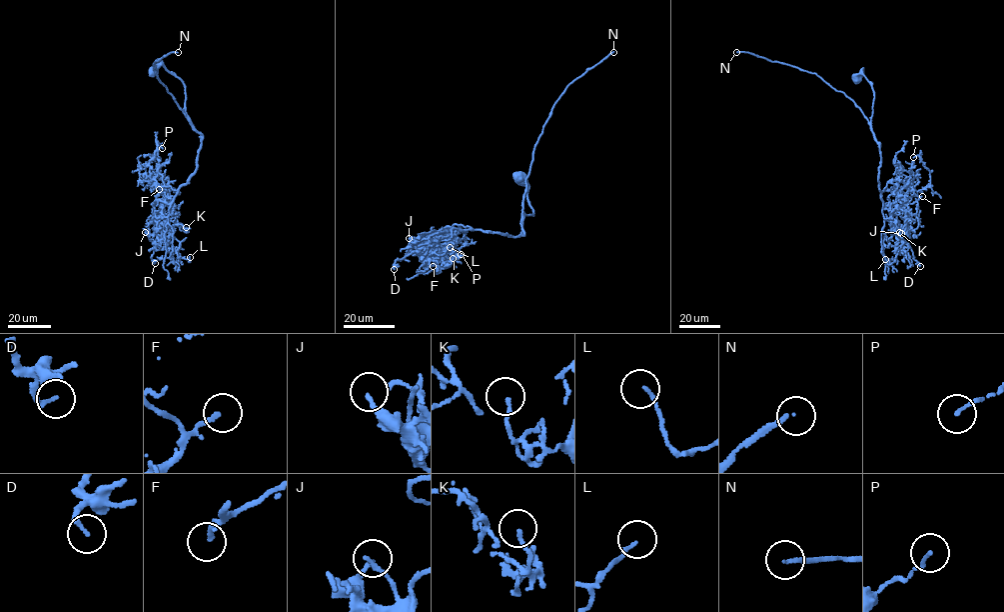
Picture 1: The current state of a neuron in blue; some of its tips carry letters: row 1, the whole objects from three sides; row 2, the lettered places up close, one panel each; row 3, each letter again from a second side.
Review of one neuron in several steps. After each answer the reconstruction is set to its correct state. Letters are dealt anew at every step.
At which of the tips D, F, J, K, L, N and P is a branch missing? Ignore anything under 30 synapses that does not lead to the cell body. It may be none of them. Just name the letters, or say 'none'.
F, N

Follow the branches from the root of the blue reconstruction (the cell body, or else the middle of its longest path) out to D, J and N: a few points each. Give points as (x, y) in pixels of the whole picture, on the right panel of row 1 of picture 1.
D: (855, 80), (864, 75), (874, 92), (871, 125), (880, 145), (883, 218), (920, 266)
J: (855, 80), (859, 74), (864, 75), (873, 91), (871, 125), (880, 145), (882, 212), (897, 237), (901, 233)
N: (855, 80), (859, 74), (864, 75), (873, 90), (870, 126), (852, 100), (814, 73), (750, 53), (736, 52)

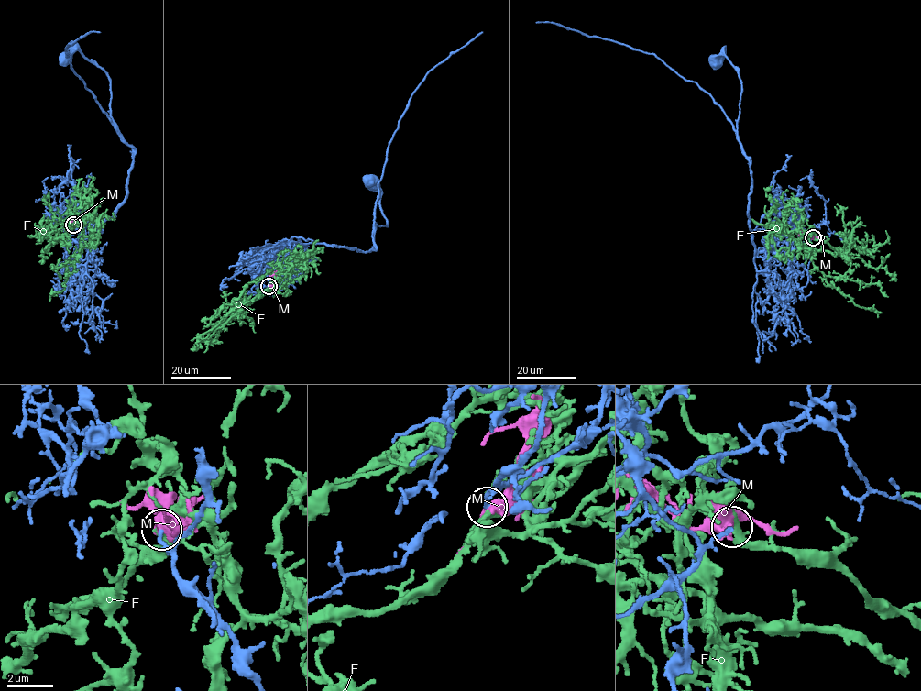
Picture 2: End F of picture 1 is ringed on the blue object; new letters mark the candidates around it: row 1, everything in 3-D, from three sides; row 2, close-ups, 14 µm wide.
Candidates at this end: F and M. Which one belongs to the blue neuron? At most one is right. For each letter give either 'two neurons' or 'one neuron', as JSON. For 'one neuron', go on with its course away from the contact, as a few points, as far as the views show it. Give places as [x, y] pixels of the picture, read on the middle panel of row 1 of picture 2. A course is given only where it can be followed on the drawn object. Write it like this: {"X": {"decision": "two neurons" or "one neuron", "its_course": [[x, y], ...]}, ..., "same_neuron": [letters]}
{"F": {"decision": "two neurons"}, "M": {"decision": "two neurons"}, "same_neuron": []}

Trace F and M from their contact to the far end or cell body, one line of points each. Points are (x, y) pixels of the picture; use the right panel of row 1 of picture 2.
F: (813, 237), (806, 236), (811, 260), (825, 275), (827, 282), (860, 307), (870, 308), (878, 317)
M: (812, 237), (799, 231), (797, 234)

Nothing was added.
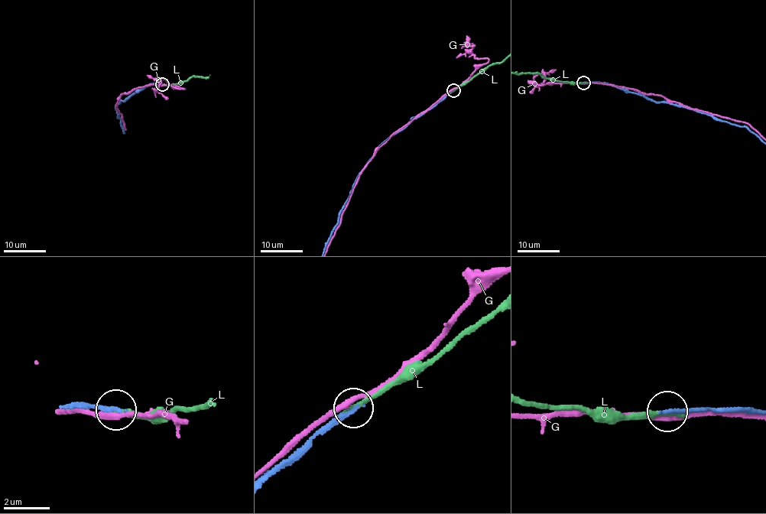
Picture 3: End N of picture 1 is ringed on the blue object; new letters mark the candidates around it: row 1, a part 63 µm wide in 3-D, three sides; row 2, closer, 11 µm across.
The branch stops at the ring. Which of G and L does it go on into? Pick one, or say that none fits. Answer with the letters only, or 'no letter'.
L

